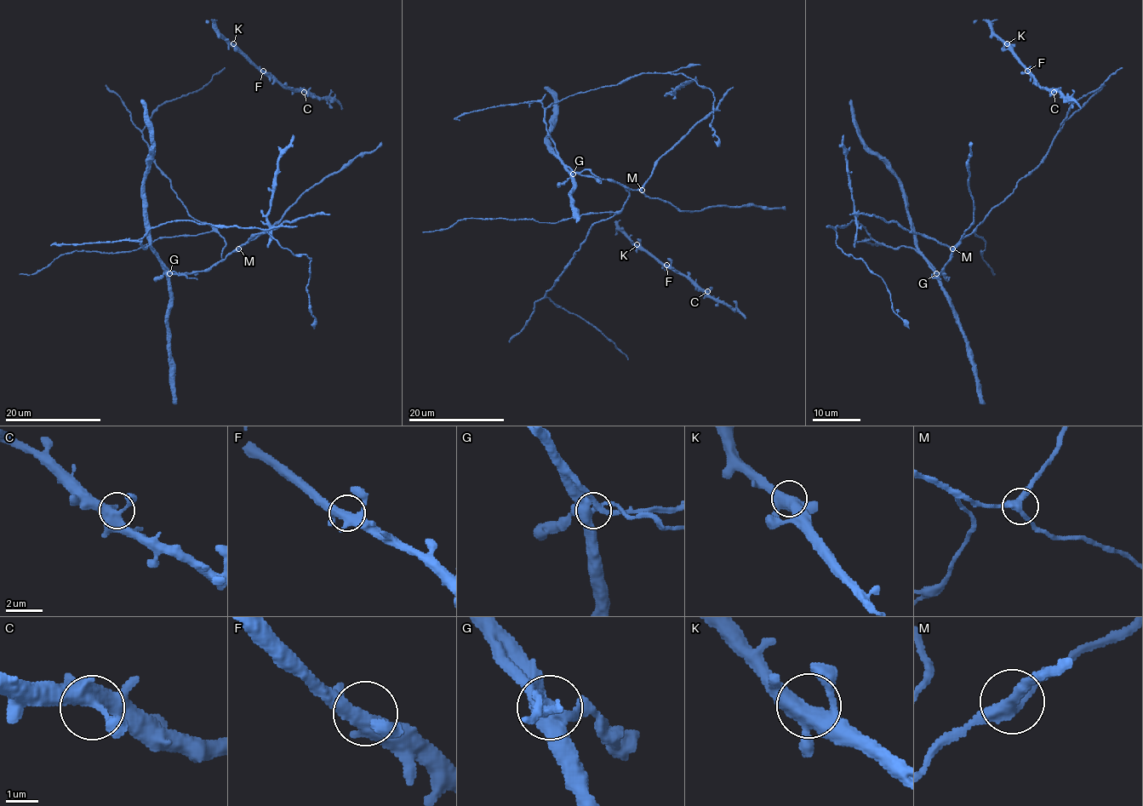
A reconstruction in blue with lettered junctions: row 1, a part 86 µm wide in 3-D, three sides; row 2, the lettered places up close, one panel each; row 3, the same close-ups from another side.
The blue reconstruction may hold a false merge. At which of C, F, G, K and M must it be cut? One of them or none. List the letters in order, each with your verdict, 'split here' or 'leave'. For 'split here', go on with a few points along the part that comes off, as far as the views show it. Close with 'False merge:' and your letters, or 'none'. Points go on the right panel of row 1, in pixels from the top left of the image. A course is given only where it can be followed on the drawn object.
C: leave
F: leave
G: split here
K: leave
M: leave
False merge: G

